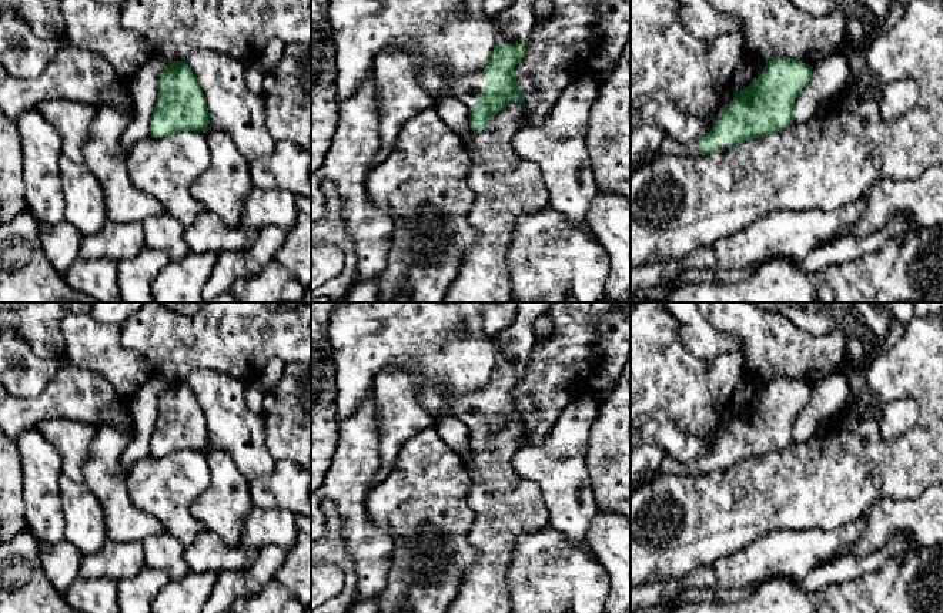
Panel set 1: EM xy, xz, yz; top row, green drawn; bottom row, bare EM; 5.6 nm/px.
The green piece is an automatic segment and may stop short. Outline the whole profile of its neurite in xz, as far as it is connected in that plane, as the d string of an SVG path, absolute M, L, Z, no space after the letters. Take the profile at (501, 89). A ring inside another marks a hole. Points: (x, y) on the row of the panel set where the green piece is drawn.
M515 0L511 7L491 16L499 27L491 60L482 70L454 81L454 98L469 108L469 127L474 133L485 130L489 120L509 103L521 103L525 107L514 68L522 60L536 24L535 1Z

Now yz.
M792 57L766 61L762 76L736 93L726 108L719 110L708 135L692 143L663 135L659 153L678 157L708 155L782 131L793 124L795 98L809 84L812 68Z

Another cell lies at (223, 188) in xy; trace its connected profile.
M207 131L211 161L193 182L190 191L205 210L220 217L230 227L241 225L241 211L254 184L250 161L238 153L228 135Z

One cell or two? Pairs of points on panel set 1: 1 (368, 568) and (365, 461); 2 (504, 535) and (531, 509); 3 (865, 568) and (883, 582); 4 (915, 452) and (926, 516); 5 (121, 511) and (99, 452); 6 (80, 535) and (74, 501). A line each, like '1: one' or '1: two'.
1: one
2: one
3: two
4: two
5: one
6: one

